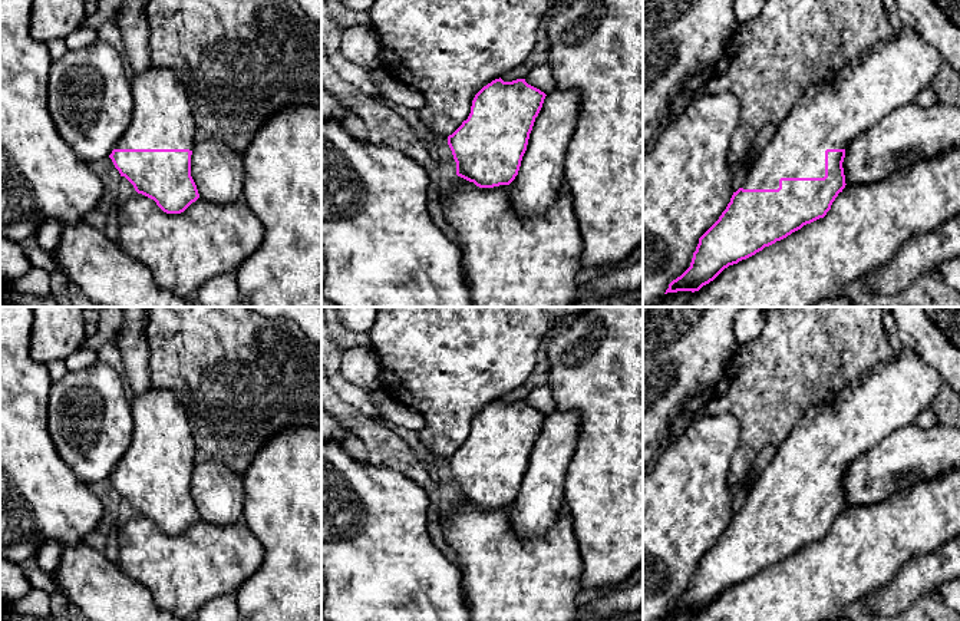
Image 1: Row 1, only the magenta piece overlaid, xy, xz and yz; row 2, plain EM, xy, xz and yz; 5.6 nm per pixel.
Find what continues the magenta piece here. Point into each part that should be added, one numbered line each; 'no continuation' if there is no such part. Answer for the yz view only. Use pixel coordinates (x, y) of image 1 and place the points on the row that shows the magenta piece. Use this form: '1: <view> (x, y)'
1: yz (891, 73)

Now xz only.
no continuation

